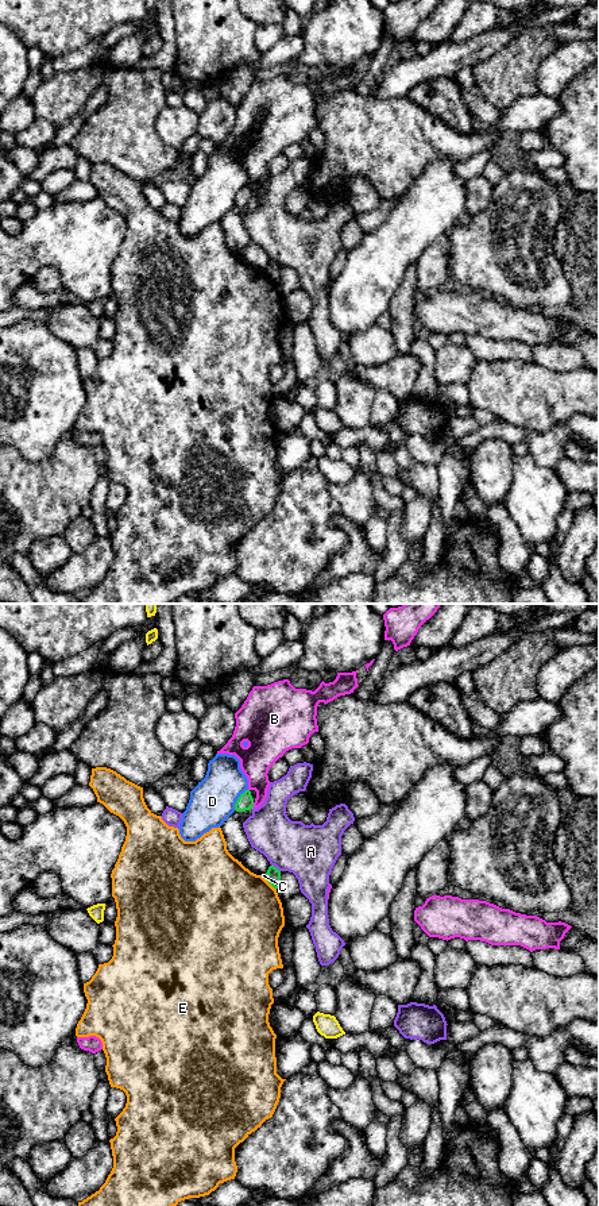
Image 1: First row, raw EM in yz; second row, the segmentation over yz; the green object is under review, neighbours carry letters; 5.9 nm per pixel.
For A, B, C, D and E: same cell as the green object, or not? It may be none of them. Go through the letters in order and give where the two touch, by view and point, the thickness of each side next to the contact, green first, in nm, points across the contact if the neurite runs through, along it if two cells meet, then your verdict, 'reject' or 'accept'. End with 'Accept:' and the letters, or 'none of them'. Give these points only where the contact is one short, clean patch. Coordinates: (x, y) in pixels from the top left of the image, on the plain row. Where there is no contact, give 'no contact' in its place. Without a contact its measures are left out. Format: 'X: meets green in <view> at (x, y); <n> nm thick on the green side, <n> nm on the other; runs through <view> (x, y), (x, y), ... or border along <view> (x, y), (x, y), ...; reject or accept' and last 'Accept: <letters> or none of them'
A: meets green in yz at (275, 262); 80 nm thick on the green side, 320 nm on the other; reject
B: meets green in yz at (252, 200); 100 nm thick on the green side, 170 nm on the other; reject
C: meets green in yz at (267, 272); 80 nm thick on the green side, 20 nm on the other; border along yz (265, 269), (267, 274); reject
D: meets green in yz at (238, 195); 100 nm thick on the green side, 280 nm on the other; reject
E: meets green in yz at (271, 280); 80 nm thick on the green side, 500 nm on the other; reject
Accept: none of them

